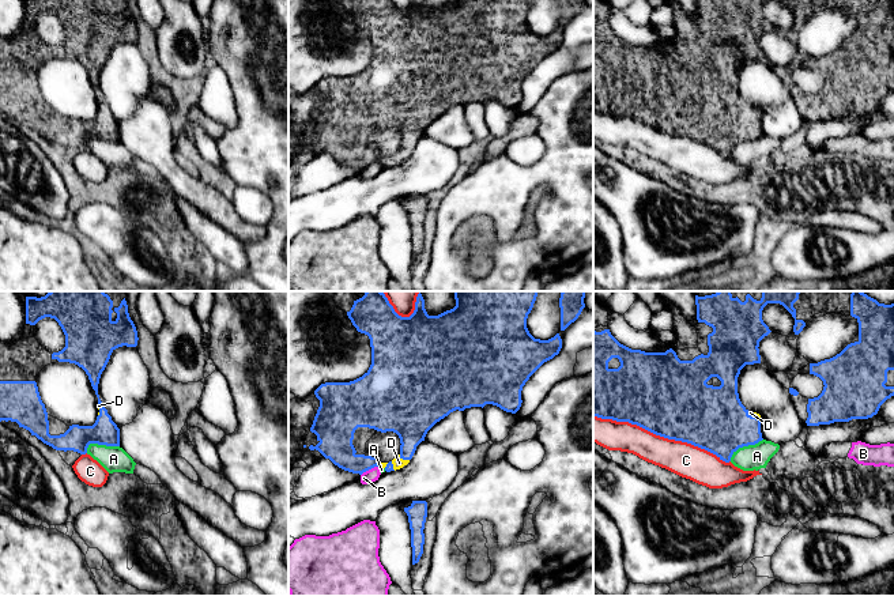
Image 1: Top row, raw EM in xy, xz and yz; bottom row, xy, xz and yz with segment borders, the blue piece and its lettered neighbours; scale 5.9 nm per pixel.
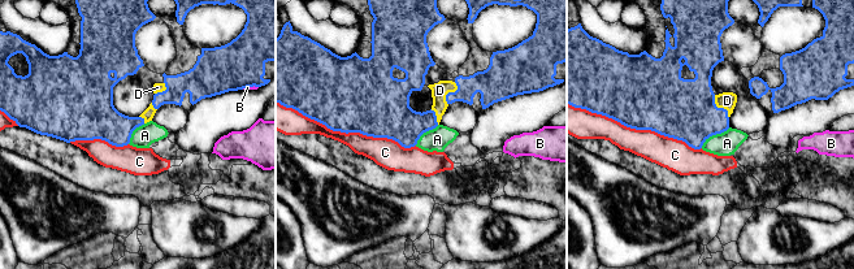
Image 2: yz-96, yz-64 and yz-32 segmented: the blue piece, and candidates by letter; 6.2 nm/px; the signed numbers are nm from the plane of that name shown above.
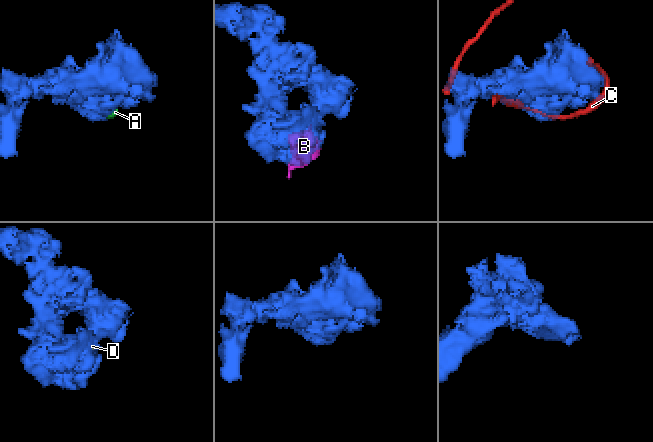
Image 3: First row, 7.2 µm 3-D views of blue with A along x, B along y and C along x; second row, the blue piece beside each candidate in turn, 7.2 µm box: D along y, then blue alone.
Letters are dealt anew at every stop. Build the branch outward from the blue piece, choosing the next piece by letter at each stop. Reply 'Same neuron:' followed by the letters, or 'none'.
Same neuron: D

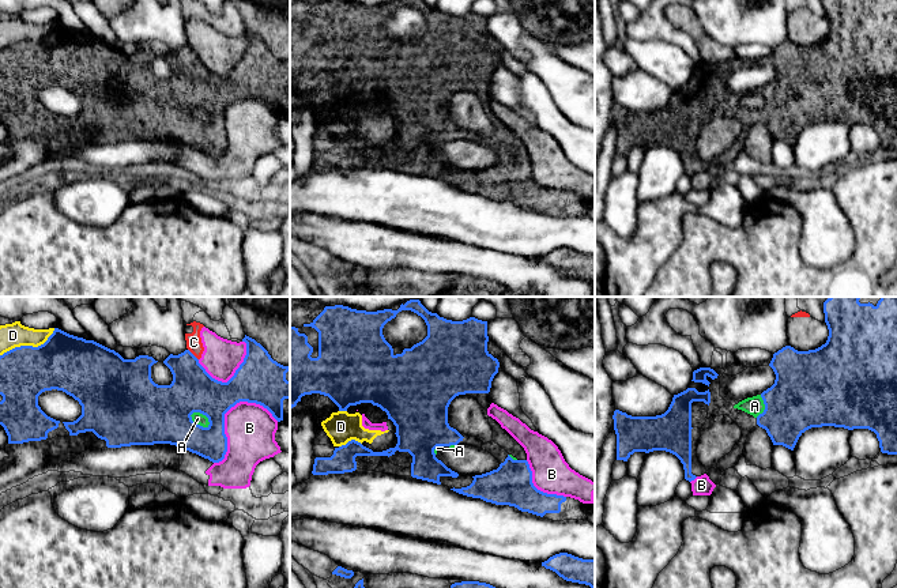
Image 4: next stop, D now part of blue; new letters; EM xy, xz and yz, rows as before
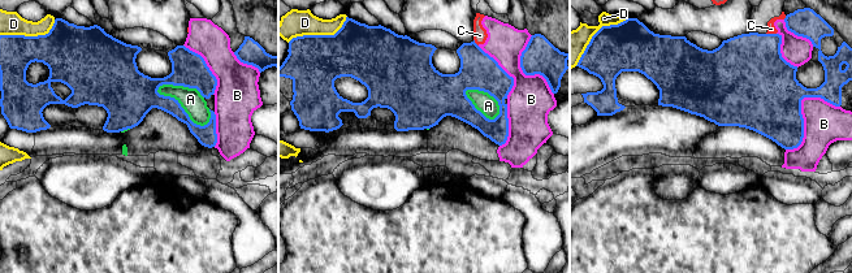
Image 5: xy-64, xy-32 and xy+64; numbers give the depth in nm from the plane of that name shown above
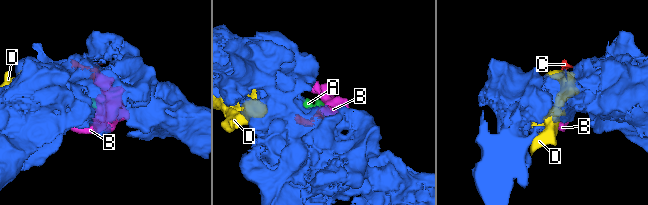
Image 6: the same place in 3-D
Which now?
Same neuron: none

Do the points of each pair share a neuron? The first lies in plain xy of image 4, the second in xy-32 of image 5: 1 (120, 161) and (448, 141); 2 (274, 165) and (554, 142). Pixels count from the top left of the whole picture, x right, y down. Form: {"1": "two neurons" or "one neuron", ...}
{"1": "two neurons", "2": "two neurons"}

